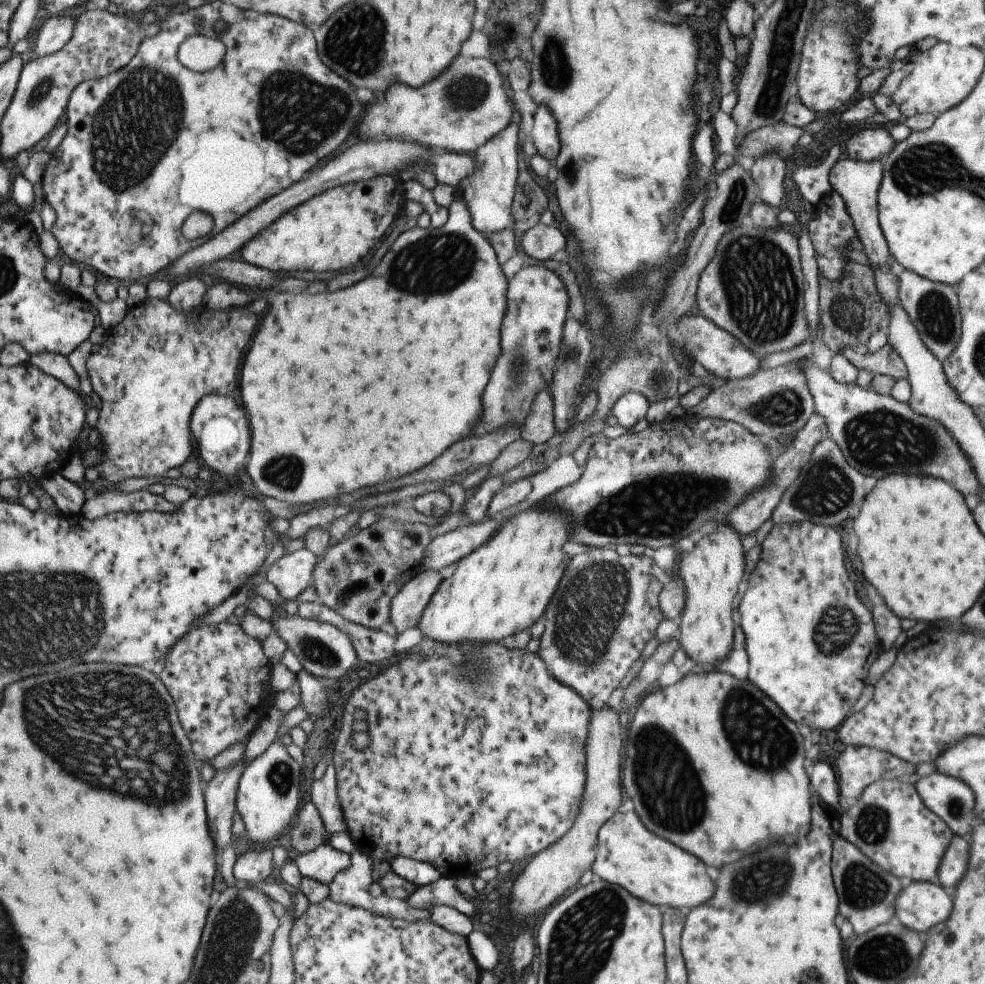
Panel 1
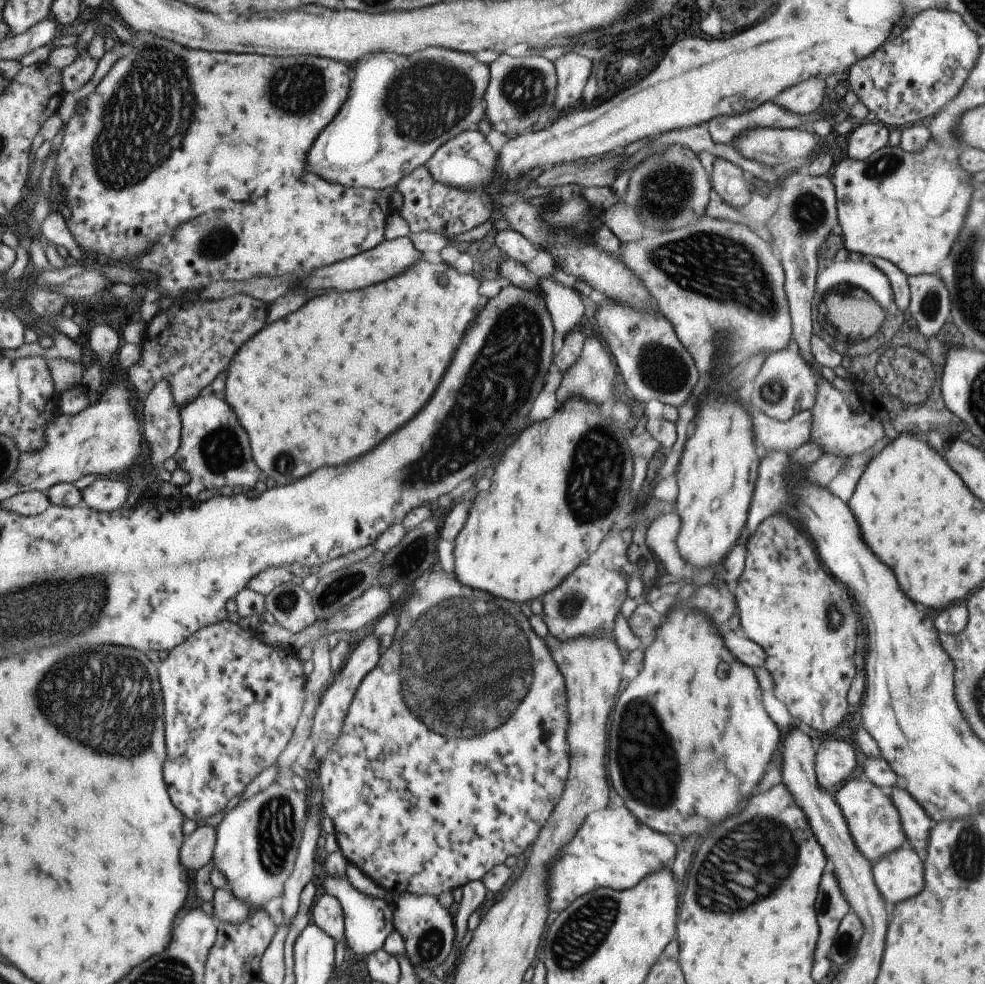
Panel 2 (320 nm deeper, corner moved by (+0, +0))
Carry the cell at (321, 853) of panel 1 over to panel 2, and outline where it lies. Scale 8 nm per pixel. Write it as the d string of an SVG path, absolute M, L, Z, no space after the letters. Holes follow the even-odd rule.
M323 874L316 882L324 886L325 894L337 898L341 905L344 916L344 943L355 954L367 954L381 949L387 934L394 931L392 925L394 908L392 905L360 893L347 880L332 879Z

